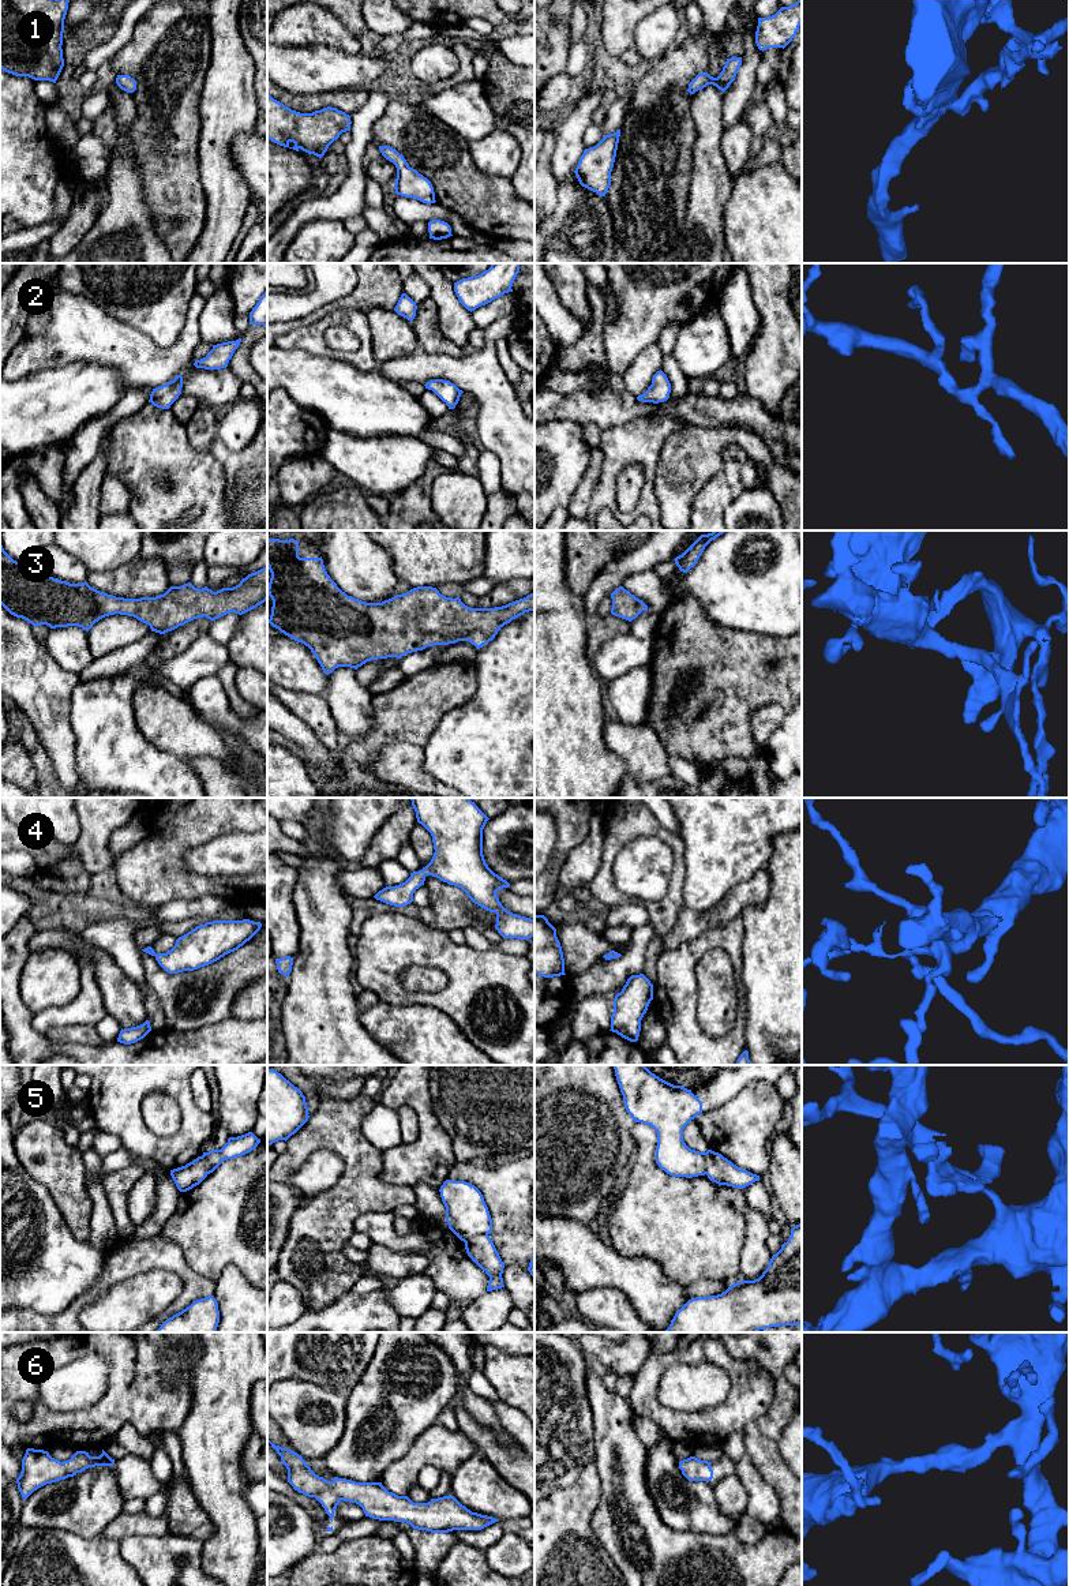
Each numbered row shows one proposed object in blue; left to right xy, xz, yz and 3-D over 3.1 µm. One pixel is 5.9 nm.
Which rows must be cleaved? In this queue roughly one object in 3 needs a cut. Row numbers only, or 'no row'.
5

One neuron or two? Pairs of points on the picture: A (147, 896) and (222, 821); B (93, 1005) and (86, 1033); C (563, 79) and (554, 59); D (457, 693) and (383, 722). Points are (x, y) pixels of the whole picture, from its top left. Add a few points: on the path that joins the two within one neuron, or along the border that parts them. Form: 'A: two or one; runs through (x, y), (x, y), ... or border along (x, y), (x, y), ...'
A: one; runs through (152, 873), (199, 824)
B: two; border along (94, 1024), (57, 1027)
C: two; border along (565, 71), (548, 81)
D: one; runs through (439, 693), (430, 694), (409, 713), (401, 715)

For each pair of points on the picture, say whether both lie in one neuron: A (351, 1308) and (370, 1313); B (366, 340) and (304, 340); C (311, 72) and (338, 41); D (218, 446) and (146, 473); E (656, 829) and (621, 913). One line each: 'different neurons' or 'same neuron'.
A: same neuron
B: same neuron
C: different neurons
D: different neurons
E: different neurons

